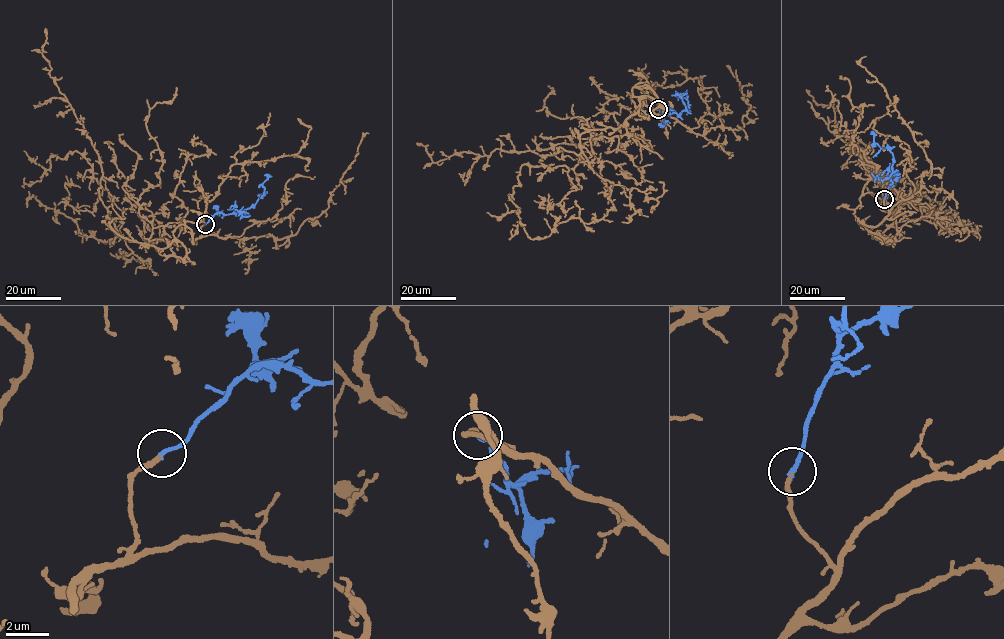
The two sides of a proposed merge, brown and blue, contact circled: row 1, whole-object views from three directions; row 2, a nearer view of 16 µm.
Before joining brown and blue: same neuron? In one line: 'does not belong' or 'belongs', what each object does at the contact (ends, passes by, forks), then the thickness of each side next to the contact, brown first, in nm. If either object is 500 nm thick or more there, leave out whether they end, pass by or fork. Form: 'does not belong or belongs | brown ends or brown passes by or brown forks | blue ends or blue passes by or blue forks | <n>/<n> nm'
belongs | brown ends | blue ends | 180/160 nm

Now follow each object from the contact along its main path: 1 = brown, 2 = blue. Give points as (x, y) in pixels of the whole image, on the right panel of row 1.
1: (884, 199), (889, 213), (874, 226), (855, 219), (882, 243), (895, 216), (880, 208), (879, 176), (806, 89)
2: (884, 199), (895, 174), (894, 162), (889, 149), (874, 141), (874, 131)

